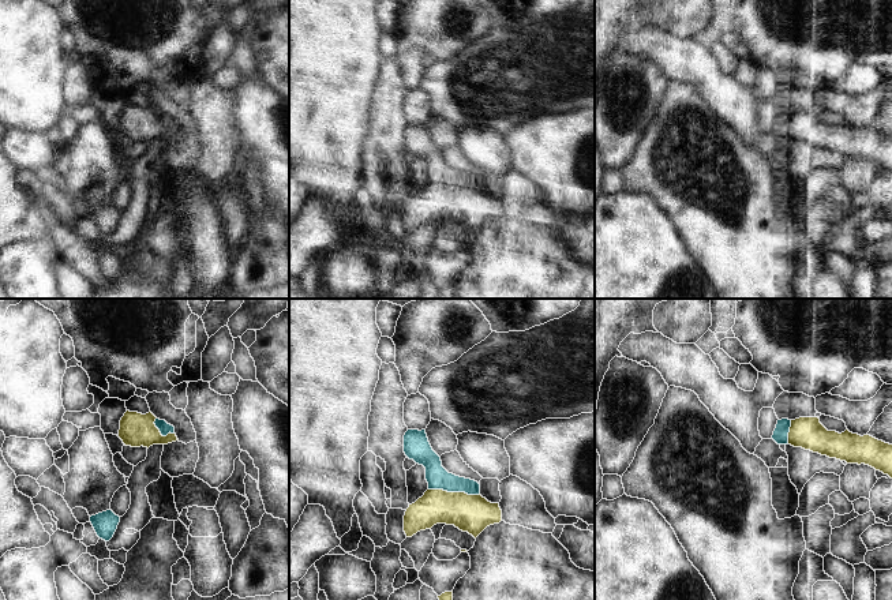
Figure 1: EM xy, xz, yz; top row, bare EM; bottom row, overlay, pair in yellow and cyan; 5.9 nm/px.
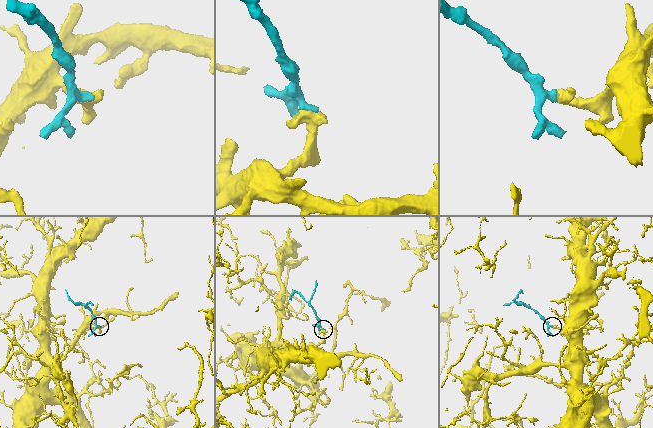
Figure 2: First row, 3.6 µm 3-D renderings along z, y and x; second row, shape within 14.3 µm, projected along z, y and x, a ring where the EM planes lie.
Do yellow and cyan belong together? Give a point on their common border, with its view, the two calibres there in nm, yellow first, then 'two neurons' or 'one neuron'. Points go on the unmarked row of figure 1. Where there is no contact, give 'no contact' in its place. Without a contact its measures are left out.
xz (454, 187) | 220/140 nm | one neuron

